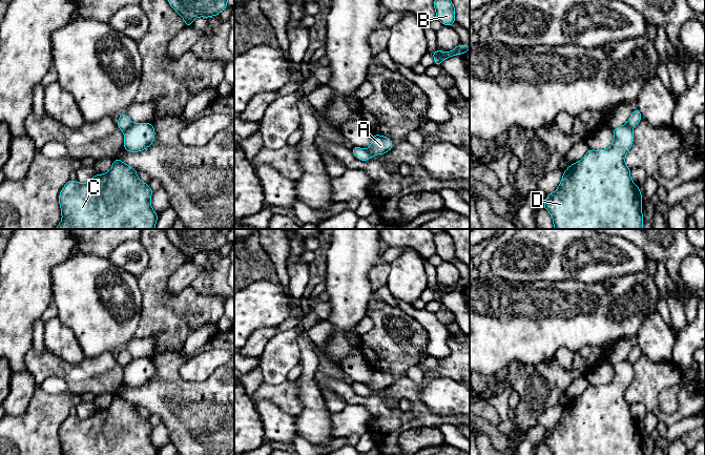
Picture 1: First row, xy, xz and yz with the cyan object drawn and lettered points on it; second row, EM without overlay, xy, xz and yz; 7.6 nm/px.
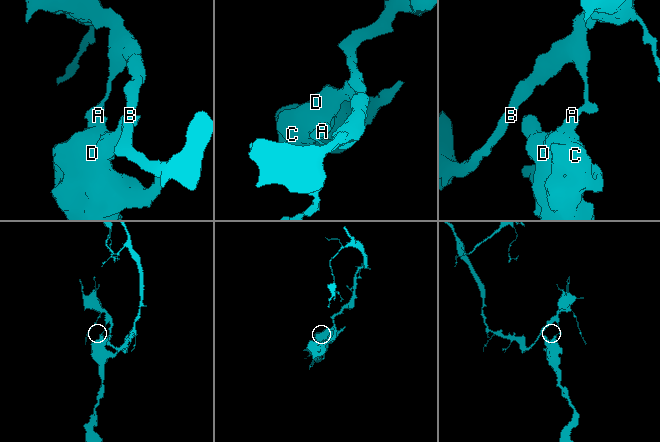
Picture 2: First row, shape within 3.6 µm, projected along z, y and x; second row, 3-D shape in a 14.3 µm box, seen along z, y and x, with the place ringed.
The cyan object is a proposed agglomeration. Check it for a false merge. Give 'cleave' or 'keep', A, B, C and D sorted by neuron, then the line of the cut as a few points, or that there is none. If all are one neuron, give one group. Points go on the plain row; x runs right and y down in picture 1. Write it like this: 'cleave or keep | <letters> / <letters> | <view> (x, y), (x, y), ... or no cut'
cleave | A C D / B | xy (132, 359), (123, 366)

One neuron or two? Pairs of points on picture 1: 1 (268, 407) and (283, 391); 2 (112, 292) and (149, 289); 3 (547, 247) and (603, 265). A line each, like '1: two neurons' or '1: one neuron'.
1: two neurons
2: two neurons
3: one neuron

